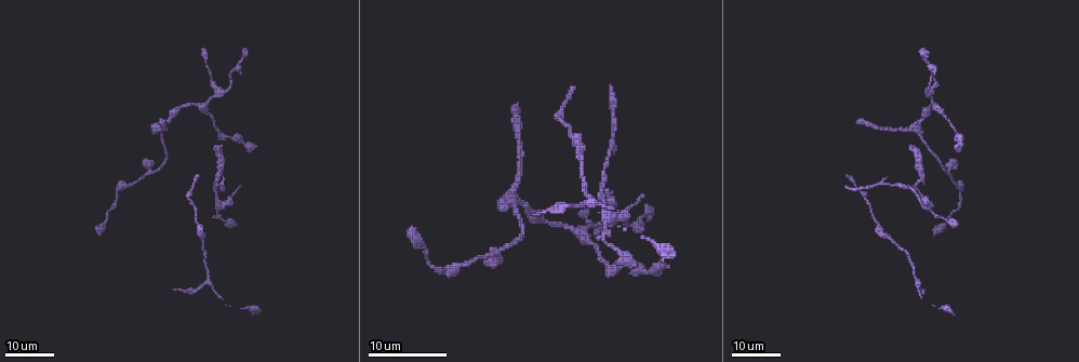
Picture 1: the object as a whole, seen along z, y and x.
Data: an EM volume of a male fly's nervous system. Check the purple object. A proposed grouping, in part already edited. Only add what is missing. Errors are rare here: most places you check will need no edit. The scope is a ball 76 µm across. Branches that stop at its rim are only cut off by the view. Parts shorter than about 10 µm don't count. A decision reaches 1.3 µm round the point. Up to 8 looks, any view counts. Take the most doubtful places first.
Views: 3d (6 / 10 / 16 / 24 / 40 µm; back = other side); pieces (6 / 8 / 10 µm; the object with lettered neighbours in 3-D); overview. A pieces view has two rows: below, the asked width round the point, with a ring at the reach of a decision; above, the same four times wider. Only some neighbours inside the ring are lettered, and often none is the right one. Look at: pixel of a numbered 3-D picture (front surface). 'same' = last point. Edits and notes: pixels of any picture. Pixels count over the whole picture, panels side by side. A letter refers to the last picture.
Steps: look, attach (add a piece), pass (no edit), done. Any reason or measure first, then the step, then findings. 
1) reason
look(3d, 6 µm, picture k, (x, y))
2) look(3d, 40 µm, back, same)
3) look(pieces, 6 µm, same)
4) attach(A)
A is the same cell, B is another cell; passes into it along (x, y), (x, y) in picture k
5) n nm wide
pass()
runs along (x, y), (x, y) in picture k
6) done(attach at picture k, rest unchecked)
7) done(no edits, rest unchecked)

free end
look(3d, 24 µm, picture 1, (888, 178))

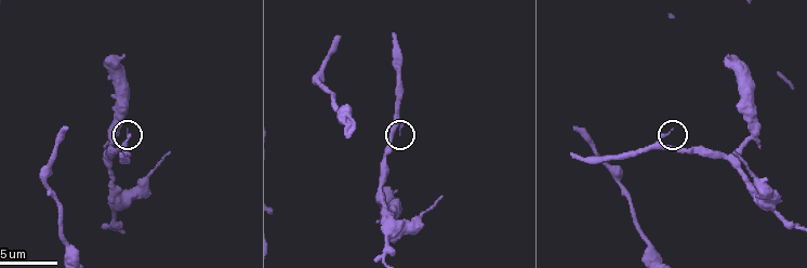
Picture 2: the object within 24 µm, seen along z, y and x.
look(pieces, 6 µm, picture 2, (126, 128))

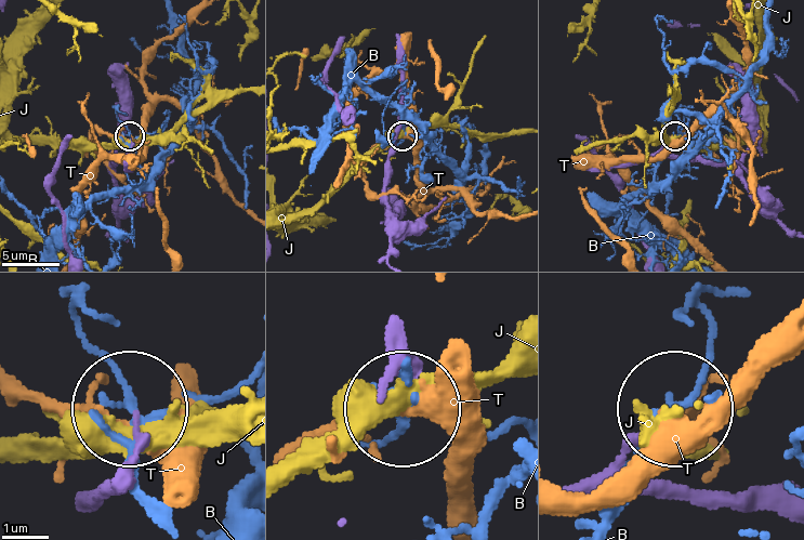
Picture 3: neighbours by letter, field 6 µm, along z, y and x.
pass()
B, J and T are other cells; runs along (79, 506), (126, 460), (133, 417) in picture 3; none of them fits

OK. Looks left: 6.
free end
look(3d, 24 µm, picture 1, (668, 266))

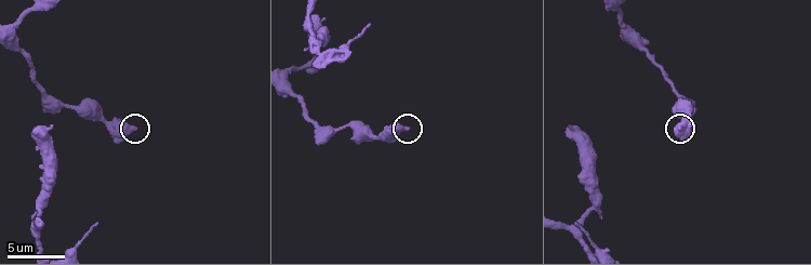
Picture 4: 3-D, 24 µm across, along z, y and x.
look(pieces, 8 µm, picture 4, (405, 129))

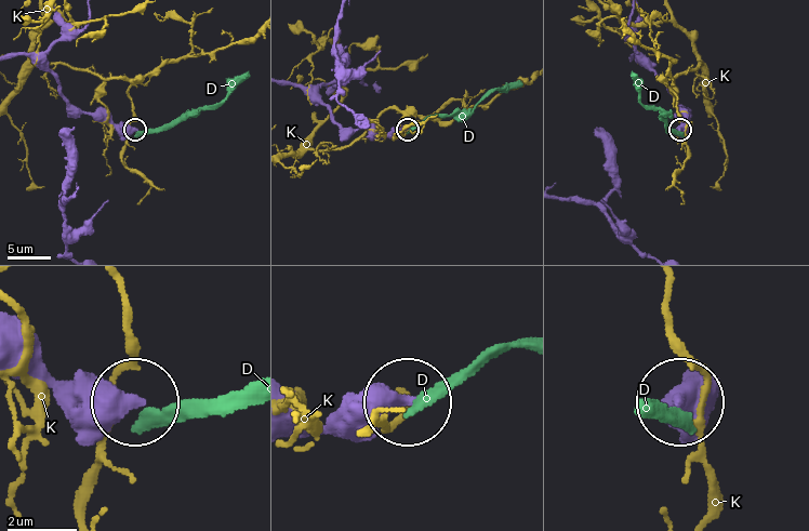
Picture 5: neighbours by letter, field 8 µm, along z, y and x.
450 nm wide
pass()
D and K are other cells; none of them fits

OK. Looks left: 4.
free end
look(3d, 16 µm, picture 1, (957, 226))

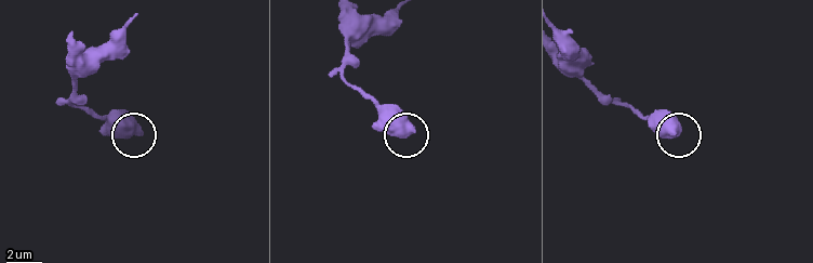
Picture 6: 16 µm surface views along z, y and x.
zoom in
look(3d, 10 µm, picture 6, (138, 132))

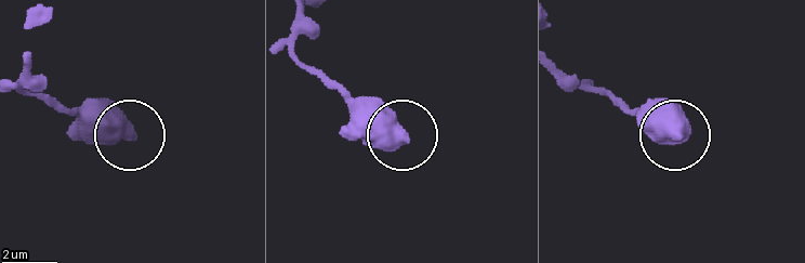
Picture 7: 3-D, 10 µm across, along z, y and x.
look(pieces, 10 µm, picture 7, (131, 136))

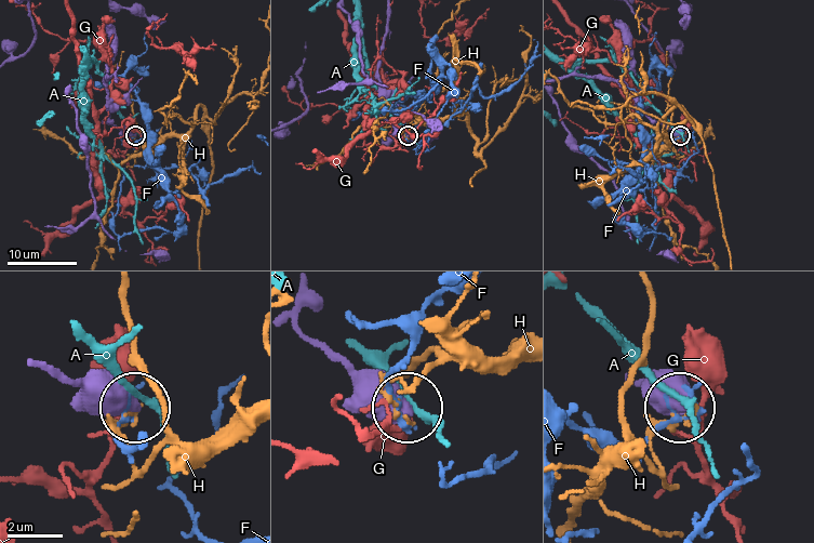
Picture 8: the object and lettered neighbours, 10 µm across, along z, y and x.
560 nm wide
pass()
A, F, G and H are other cells; runs along (298, 300), (305, 334), (375, 371), (408, 401) in picture 8; no lettered piece goes on from it

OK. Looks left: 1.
an open end
look(pieces, 8 µm, picture 4, (570, 124))

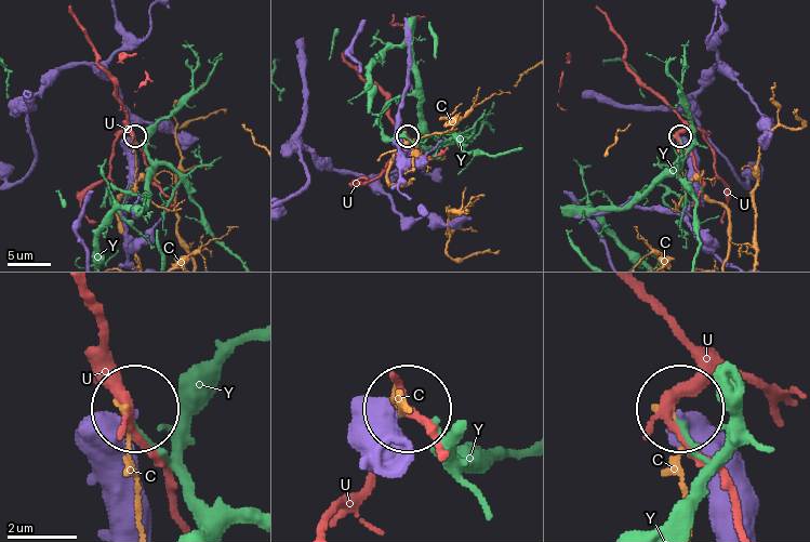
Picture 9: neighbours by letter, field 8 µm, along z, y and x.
pass()
C, U and Y are other cells; runs along (696, 187), (694, 153), (679, 136) in picture 9; none of them fits

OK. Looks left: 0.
done(no edits, rest unchecked)

